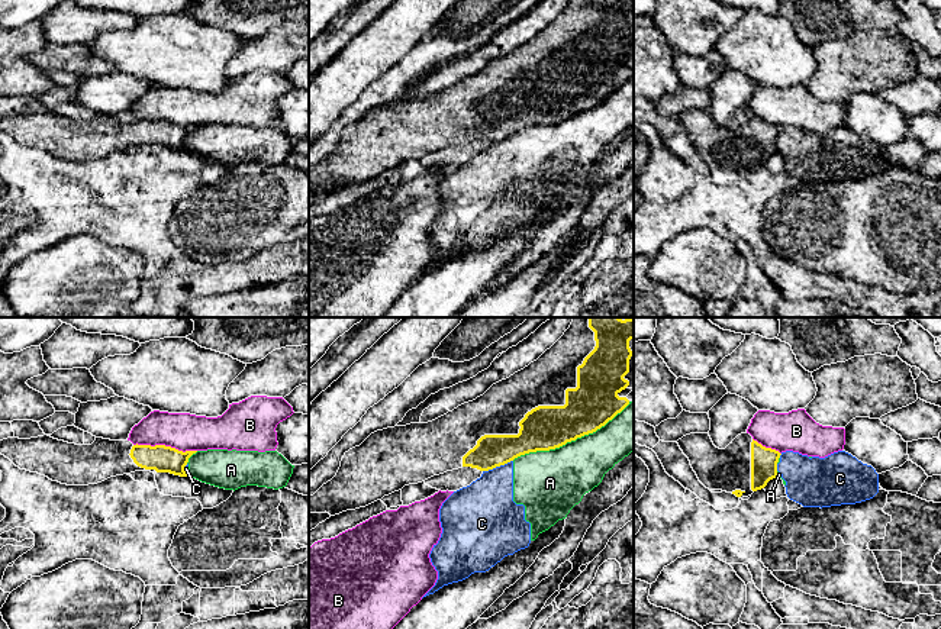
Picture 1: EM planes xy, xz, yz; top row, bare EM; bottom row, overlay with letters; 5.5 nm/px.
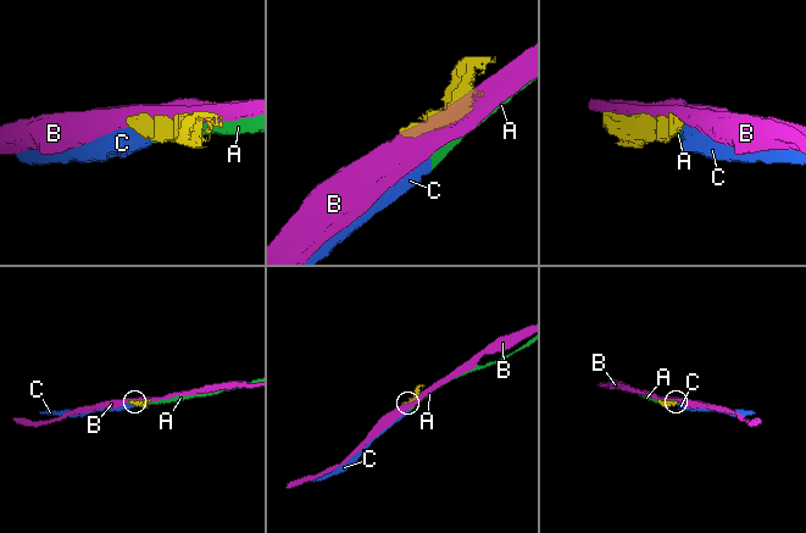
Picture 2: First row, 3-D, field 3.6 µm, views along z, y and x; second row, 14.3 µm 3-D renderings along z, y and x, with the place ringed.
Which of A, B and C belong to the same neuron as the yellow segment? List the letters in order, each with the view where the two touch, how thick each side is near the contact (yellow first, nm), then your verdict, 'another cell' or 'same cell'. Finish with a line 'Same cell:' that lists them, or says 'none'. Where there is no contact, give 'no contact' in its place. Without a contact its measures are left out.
A: xz | 260/360 nm | another cell
B: xy | 150/200 nm | another cell
C: xz | 180/320 nm | another cell
Same cell: none

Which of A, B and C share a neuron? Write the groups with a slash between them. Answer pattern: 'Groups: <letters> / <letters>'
Groups: A C / B

